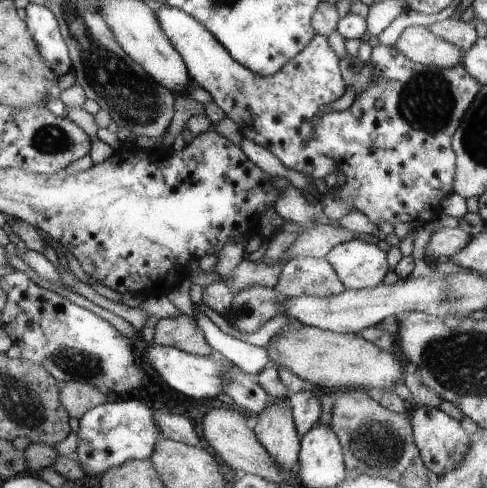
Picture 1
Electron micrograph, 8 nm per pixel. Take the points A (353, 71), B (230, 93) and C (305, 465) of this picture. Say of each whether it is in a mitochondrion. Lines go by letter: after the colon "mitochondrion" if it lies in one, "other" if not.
A: mitochondrion
B: other
C: other

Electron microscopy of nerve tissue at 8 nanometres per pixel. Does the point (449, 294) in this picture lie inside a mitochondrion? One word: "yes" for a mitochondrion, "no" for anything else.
yes

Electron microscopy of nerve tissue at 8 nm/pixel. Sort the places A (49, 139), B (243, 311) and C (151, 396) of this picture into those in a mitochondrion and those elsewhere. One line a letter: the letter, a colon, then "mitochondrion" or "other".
A: mitochondrion
B: mitochondrion
C: other

